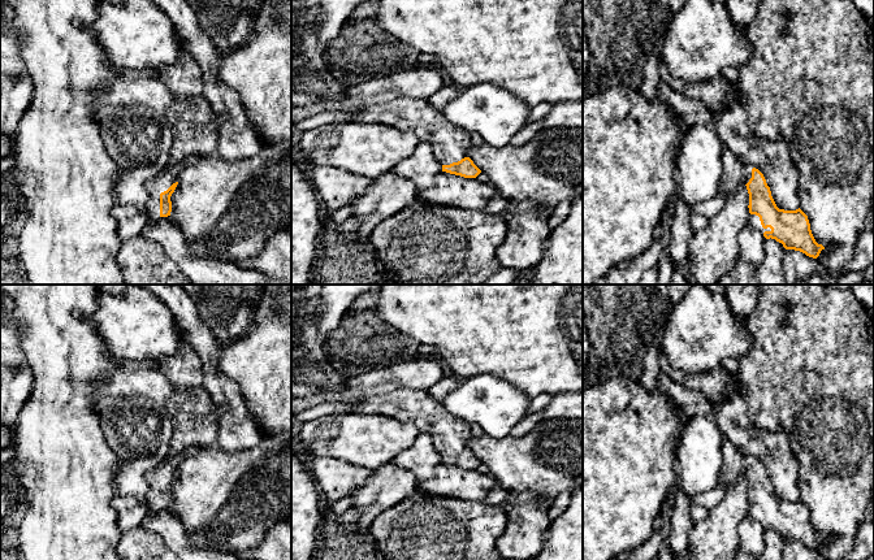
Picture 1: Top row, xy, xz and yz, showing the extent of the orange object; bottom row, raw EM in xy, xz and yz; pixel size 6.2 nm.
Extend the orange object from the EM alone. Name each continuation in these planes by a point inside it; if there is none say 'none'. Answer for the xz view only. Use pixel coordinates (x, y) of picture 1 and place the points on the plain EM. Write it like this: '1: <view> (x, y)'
1: xz (311, 374)

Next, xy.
1: xy (160, 473)

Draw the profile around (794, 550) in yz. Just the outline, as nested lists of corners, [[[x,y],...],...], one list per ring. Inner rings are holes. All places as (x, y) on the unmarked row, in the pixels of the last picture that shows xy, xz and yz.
[[[786,541],[783,560],[826,560],[813,548],[795,541]]]

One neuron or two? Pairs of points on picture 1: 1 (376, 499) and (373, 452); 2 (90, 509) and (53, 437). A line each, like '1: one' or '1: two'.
1: two
2: one

